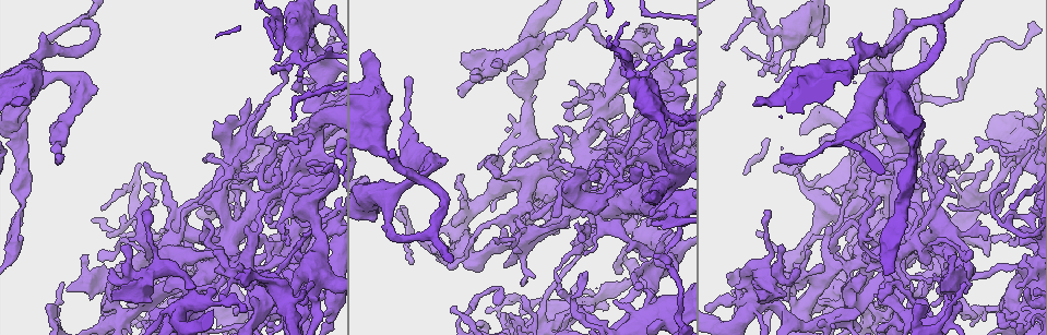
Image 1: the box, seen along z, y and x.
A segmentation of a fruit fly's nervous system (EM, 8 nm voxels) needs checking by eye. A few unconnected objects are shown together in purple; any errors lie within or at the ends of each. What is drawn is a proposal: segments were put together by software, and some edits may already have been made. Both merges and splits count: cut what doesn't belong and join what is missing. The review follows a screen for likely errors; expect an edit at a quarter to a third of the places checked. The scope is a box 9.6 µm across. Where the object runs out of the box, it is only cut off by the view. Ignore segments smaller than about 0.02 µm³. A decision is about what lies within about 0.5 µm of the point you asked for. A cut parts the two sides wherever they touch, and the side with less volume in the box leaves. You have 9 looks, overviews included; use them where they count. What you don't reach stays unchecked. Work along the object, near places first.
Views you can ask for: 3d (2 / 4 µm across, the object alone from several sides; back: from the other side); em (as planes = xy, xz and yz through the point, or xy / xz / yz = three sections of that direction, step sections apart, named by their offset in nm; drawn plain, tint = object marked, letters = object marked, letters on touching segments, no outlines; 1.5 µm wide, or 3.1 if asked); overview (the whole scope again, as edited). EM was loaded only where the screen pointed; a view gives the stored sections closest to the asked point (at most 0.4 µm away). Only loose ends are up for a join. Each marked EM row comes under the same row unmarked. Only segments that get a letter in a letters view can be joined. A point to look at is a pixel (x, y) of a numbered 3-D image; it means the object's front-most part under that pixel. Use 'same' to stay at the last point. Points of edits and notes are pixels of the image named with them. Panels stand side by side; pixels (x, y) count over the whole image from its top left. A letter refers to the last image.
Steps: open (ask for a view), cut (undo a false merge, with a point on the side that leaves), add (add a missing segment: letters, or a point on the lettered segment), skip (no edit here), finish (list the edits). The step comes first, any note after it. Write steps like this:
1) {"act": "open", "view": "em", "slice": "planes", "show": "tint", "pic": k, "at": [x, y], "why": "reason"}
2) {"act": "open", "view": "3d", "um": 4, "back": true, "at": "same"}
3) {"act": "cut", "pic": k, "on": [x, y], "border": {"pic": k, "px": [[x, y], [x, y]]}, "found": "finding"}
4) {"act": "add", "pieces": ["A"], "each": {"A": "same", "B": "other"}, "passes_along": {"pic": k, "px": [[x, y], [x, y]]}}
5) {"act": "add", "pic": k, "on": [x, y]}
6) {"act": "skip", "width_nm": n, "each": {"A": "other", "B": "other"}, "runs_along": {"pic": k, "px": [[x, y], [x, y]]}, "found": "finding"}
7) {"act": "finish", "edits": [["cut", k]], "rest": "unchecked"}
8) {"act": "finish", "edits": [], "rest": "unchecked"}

{"act": "open", "view": "em", "slice": "planes", "show": "letters", "pic": 1, "at": [291, 241]}

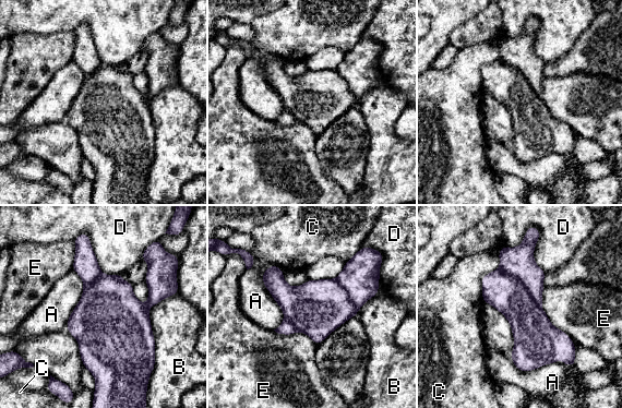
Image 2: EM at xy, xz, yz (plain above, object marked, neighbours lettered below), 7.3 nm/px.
{"act": "skip", "longest_contact_nm": ["B", 550], "each": {"A": "other", "B": "other", "C": "other", "D": "other", "E": "other"}, "border": {"pic": 2, "px": [[543, 286], [540, 307], [574, 342]]}, "found": "one neuron here"}

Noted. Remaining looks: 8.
{"act": "open", "view": "3d", "um": 4, "pic": 1, "at": [311, 231], "why": "branch stops here"}

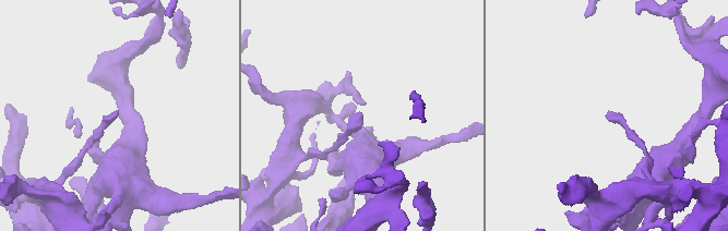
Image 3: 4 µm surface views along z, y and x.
{"act": "open", "view": "em", "slice": "planes", "show": "letters", "pic": 3, "at": [359, 111], "why": "now the EM"}

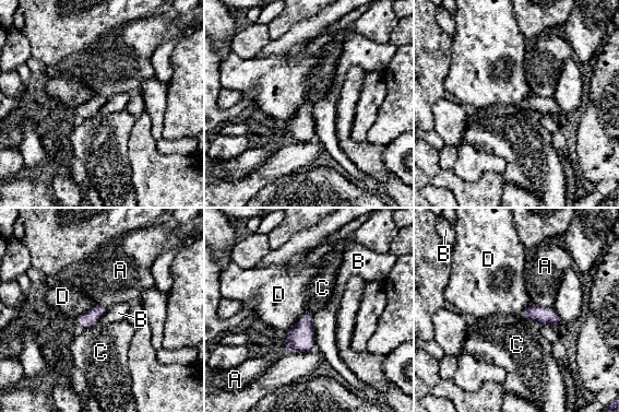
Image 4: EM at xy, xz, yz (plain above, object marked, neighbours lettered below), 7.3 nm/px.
{"act": "skip", "width_nm": 120, "each": {"A": "other", "B": "other", "C": "other", "D": "other"}, "found": "no lettered segment goes on from it"}

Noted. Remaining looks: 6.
{"act": "open", "view": "3d", "um": 2, "pic": 1, "at": [755, 14], "why": "sharp bend"}

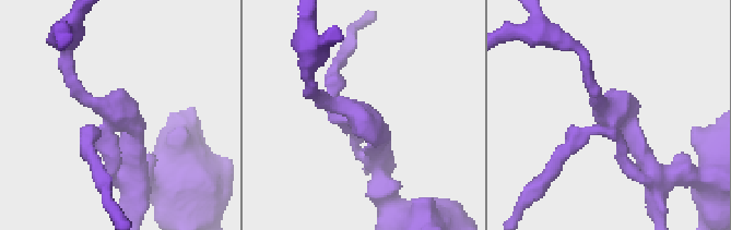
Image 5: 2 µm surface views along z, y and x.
{"act": "open", "view": "em", "slice": "xz", "step": 4, "show": "tint", "pic": 5, "at": [120, 113], "why": "need the tissue"}

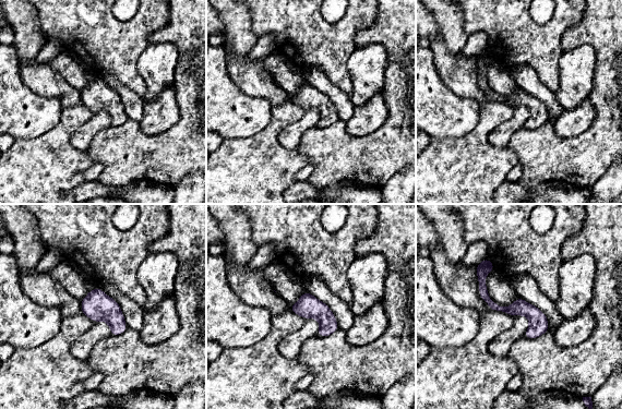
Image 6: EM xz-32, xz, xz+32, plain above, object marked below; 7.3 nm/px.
{"act": "open", "view": "em", "slice": "xy", "step": 8, "show": "letters", "at": "same", "why": "another direction"}

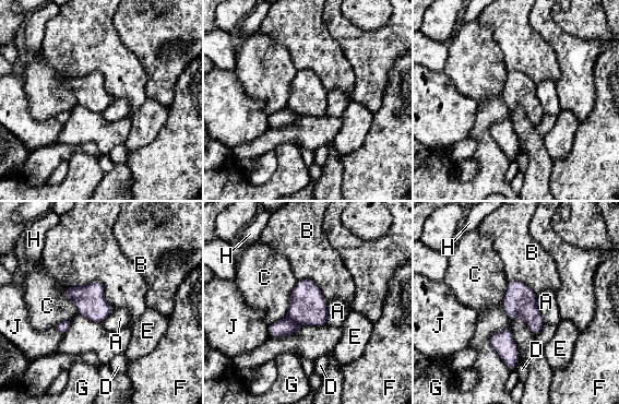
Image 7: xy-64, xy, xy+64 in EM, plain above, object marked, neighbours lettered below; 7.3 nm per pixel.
{"act": "skip", "width_nm": 220, "each": {"A": "other", "B": "other", "C": "other", "D": "other", "E": "other", "F": "other", "G": "other", "H": "other", "J": "other"}, "border": {"pic": 7, "px": [[74, 285], [98, 281], [115, 308]]}, "found": "all the same neuron"}

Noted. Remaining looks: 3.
{"act": "open", "view": "3d", "um": 2, "pic": 1, "at": [317, 108], "why": "side arm on a straight run"}

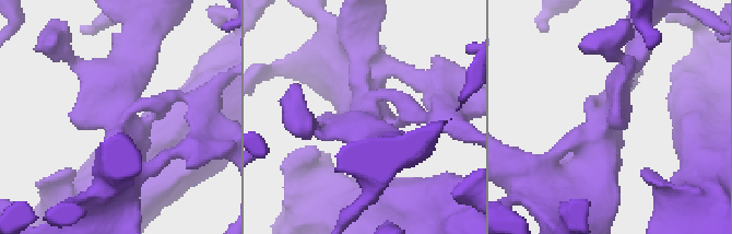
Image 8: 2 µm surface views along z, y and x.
{"act": "open", "view": "em", "slice": "planes", "show": "letters", "pic": 8, "at": [123, 119], "why": "need the tissue"}

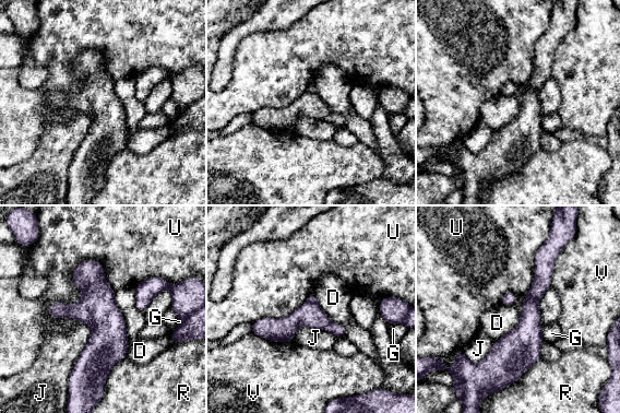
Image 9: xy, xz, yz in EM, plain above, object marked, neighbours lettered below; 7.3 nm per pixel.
{"act": "skip", "each": {"D": "other", "G": "other", "J": "other", "R": "other", "U": "other", "V": "other"}, "runs_along": {"pic": 9, "px": [[544, 250], [514, 375]]}, "found": "continuous, no second neuron"}

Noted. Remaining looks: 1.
{"act": "finish", "edits": [], "rest": "unchecked"}

